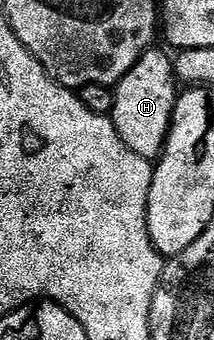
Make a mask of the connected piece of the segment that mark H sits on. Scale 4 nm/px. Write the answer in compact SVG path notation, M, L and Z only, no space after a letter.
M160 47L146 50L138 59L138 63L130 67L127 75L116 82L114 86L116 98L111 119L122 143L126 143L126 147L134 151L134 155L156 159L164 150L178 96L176 85L178 86L178 78L173 58L167 57Z

